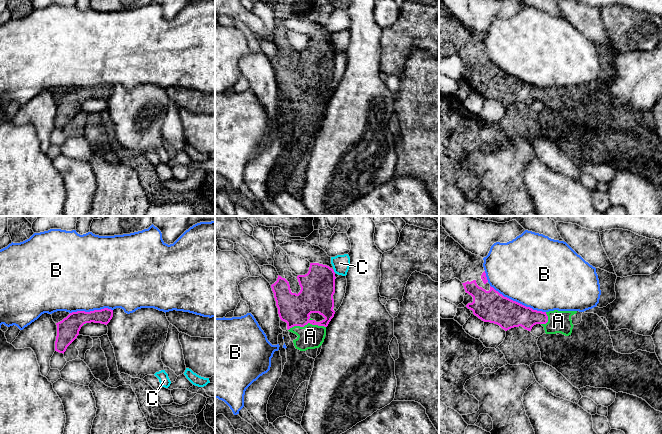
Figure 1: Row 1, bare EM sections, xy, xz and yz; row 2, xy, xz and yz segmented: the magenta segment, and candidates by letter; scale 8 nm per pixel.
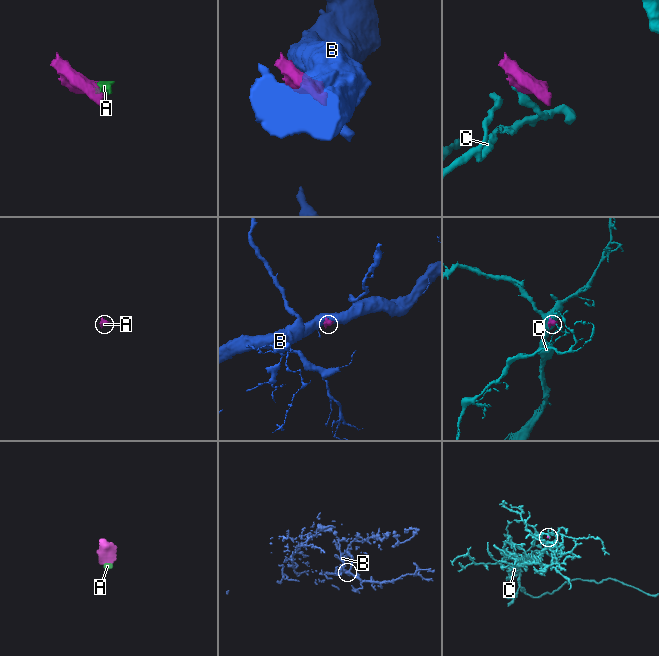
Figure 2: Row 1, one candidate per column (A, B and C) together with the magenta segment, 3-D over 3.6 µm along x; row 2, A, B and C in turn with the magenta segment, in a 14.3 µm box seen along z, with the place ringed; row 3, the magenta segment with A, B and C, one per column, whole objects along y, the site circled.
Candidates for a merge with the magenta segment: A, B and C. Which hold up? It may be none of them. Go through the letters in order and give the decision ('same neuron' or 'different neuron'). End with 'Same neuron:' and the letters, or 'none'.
A: same neuron
B: different neuron
C: different neuron
Same neuron: A

